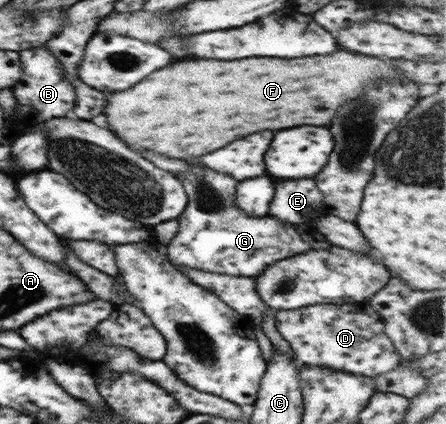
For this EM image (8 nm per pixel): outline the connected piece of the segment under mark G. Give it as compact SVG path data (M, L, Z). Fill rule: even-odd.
M195 160L193 168L199 172L182 172L177 178L182 182L188 196L187 208L176 219L178 232L166 246L166 254L173 267L187 267L217 274L249 276L259 274L277 260L295 256L309 250L325 250L331 244L321 235L313 222L285 224L275 218L249 218L237 209L235 193L237 182L215 170L201 170Z

